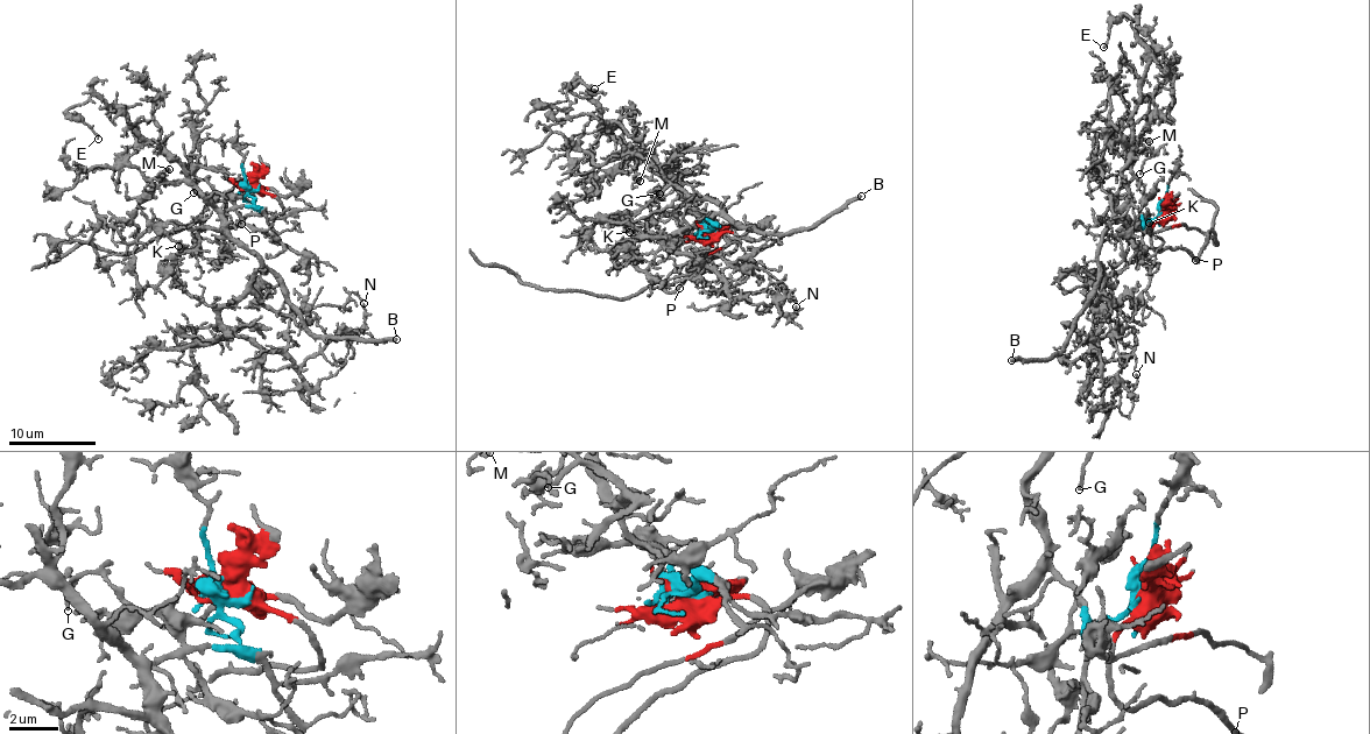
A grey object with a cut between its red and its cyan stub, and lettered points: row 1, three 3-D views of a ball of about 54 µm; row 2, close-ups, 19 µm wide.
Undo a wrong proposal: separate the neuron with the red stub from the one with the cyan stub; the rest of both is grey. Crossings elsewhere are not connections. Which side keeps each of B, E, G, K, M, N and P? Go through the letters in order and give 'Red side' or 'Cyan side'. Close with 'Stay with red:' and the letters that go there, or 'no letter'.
B: Cyan side
E: Cyan side
G: Cyan side
K: Cyan side
M: Cyan side
N: Cyan side
P: Red side
Stay with red: P

